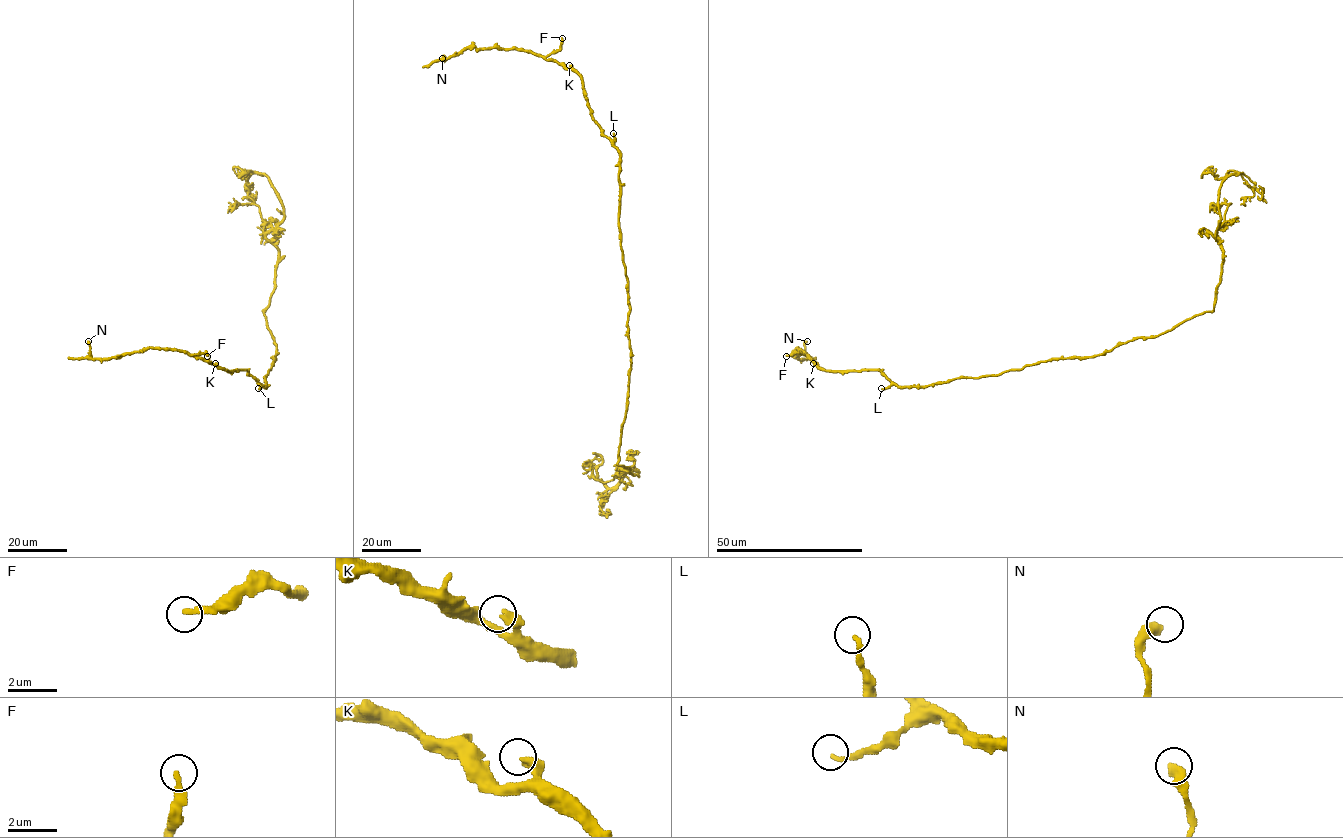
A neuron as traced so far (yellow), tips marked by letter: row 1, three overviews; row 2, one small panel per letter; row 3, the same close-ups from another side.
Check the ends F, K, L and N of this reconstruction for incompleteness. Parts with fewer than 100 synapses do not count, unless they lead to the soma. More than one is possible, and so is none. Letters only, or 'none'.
none

